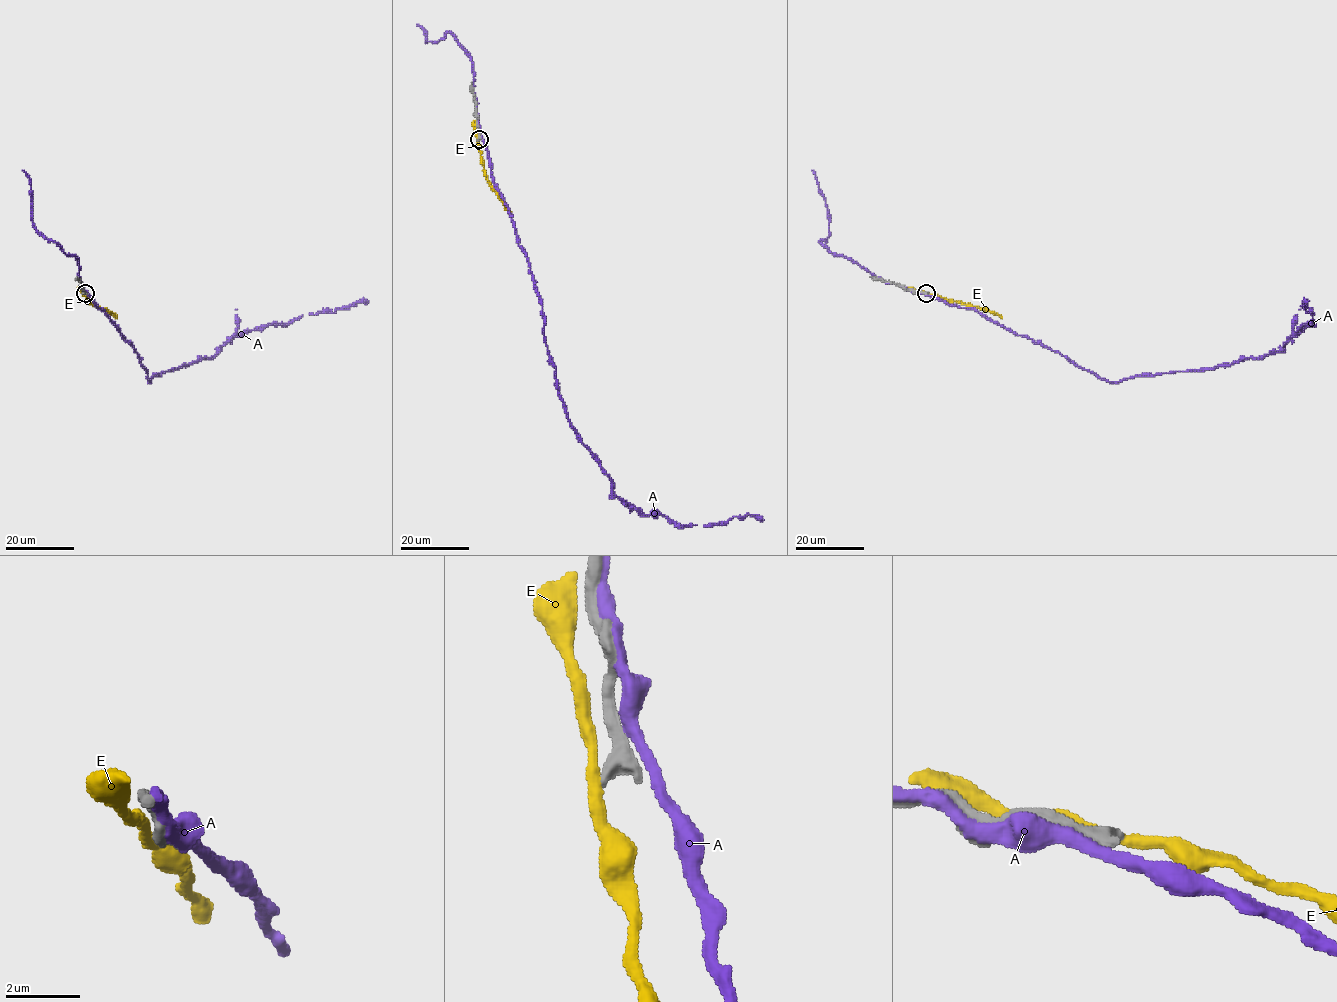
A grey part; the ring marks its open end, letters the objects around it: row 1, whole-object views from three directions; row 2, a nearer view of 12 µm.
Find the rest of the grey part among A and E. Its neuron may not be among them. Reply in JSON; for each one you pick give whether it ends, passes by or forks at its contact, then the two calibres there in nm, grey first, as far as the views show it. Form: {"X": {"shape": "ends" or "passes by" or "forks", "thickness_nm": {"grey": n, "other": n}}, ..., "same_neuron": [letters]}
{"same_neuron": []}

